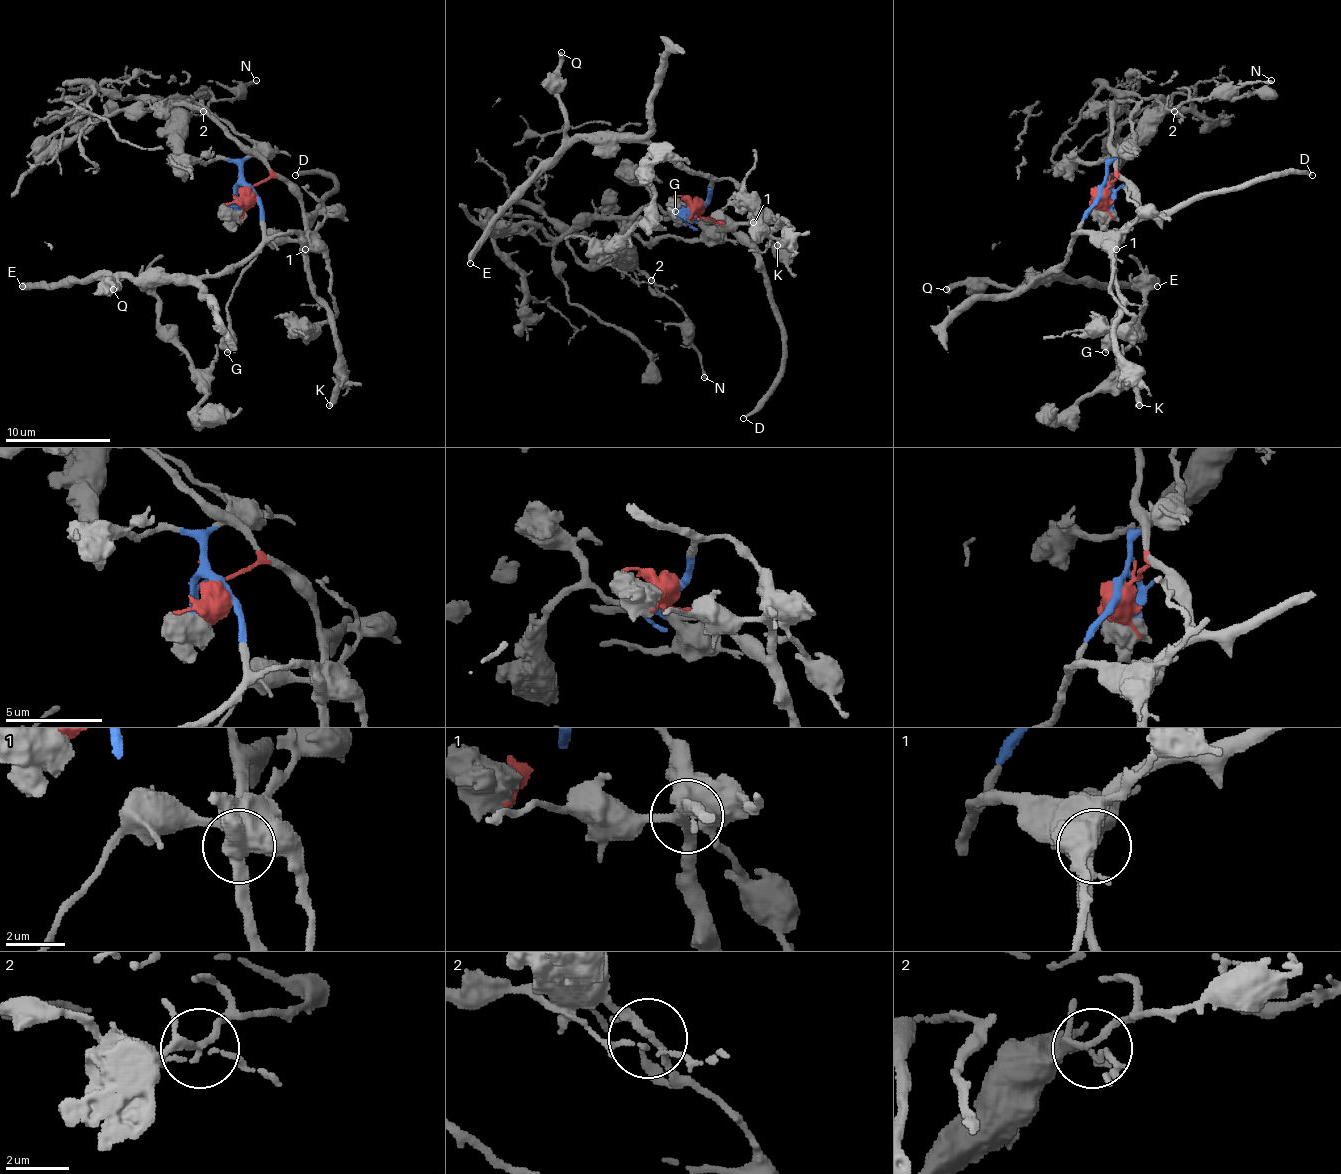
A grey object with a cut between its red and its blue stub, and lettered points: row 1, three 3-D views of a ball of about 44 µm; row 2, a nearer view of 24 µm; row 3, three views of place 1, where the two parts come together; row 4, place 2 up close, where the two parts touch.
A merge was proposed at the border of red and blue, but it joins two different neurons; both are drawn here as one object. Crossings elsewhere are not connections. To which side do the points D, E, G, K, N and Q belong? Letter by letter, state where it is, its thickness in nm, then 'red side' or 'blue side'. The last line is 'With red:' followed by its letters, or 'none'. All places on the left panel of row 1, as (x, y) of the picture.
D: at (295, 175); 200 nm thick; red side
E: at (22, 286); 420 nm thick; blue side
G: at (227, 352); 600 nm thick; red side
K: at (329, 405); 440 nm thick; red side
N: at (256, 80); 240 nm thick; blue side
Q: at (113, 289); 400 nm thick; blue side
With red: D, G, K

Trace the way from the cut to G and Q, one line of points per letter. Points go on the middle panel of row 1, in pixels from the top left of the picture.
G: (698, 207), (700, 217), (727, 225), (750, 243), (750, 225), (719, 225), (714, 220), (677, 225), (674, 212)
Q: (698, 207), (708, 199), (711, 180), (664, 151), (566, 133), (559, 96), (561, 52)

